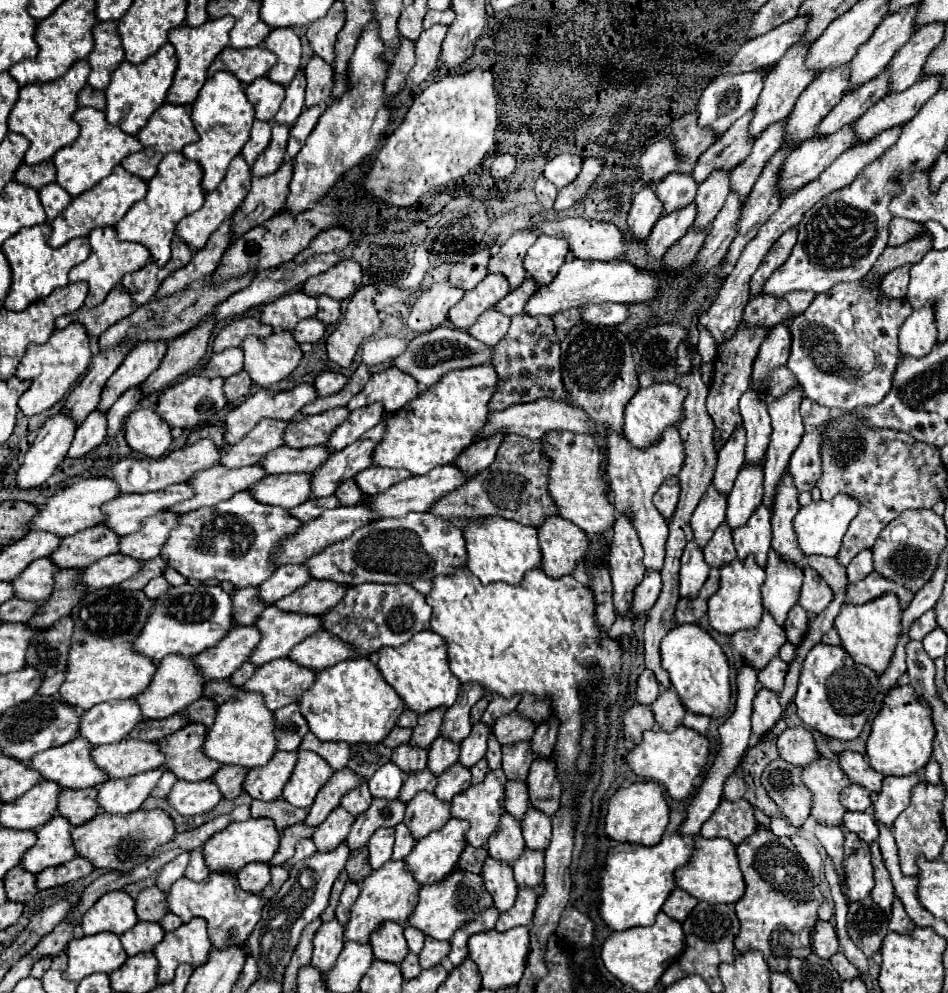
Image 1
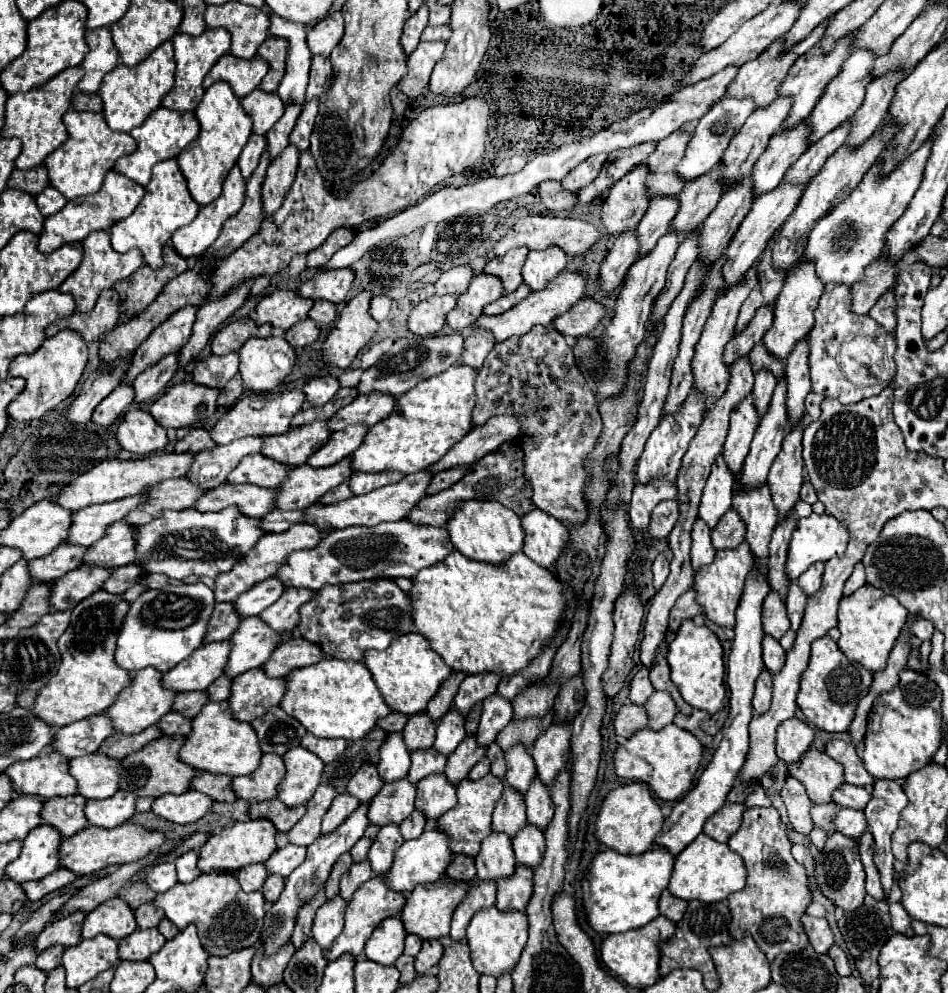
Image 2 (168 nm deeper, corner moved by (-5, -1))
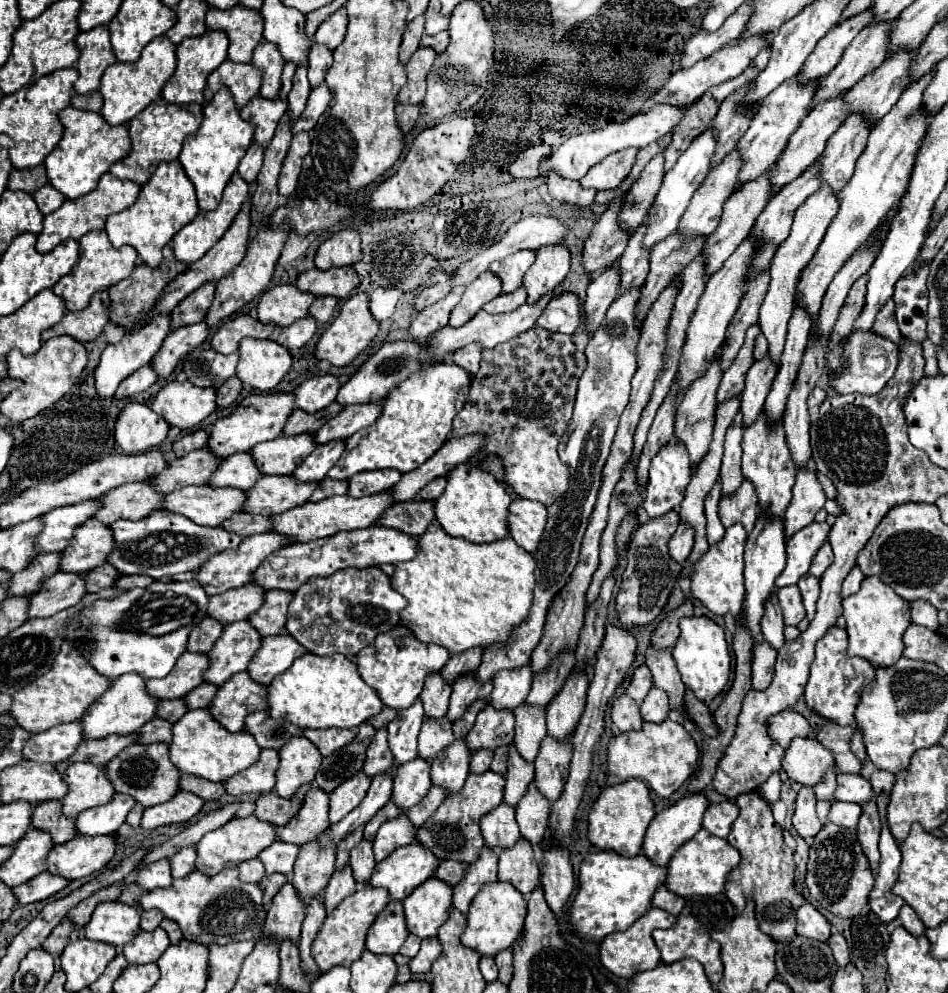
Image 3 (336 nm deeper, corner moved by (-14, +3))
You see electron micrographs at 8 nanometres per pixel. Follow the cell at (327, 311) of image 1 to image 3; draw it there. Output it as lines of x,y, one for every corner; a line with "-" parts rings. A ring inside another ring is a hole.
316,297
316,301
310,307
310,315
318,323
328,323
336,313
336,305
338,305
338,299
334,297

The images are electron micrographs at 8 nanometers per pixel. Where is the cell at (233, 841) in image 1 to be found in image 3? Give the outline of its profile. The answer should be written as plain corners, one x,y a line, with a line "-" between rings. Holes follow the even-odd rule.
254,815
244,817
244,819
234,817
232,821
228,821
220,829
210,831
200,839
200,843
196,845
196,851
198,851
196,869
206,875
220,873
226,867
236,867
242,861
258,857
258,853
262,853
262,849
270,847
274,841
276,841
276,827
270,825
268,821
260,821

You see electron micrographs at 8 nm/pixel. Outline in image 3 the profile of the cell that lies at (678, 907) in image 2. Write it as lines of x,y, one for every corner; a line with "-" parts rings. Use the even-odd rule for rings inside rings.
660,885
652,897
652,905
668,911
672,915
678,915
684,907
684,899
678,897
676,893
670,893
670,889
666,889
666,885

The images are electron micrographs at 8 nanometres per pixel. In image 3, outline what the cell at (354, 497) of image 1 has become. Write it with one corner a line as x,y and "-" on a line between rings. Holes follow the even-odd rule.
326,477
320,487
312,493
310,501
322,501
326,497
332,497
332,495
346,495
348,493
348,481
340,481
340,479
330,479

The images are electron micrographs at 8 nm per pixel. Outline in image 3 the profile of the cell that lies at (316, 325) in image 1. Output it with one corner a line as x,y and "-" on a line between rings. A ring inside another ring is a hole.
308,315
308,317
302,317
302,319
294,321
292,325
284,327
282,335
276,341
280,345
288,347
288,349
300,349
302,345
306,345
314,337
316,329
318,329
318,325
316,325
314,317

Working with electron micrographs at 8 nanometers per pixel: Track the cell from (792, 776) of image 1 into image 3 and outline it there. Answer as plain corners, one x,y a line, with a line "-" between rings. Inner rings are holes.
812,787
800,789
800,793
796,797
796,809
794,809
792,823
794,823
794,829
798,831
798,835
804,839
814,837
822,829
822,823
816,817
816,795
814,795

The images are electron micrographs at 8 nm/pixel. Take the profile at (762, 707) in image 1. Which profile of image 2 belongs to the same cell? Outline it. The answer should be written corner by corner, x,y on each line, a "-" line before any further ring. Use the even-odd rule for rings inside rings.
763,669
755,681
755,695
753,695
753,713
763,713
765,709
769,709
769,701
771,701
771,673
769,669

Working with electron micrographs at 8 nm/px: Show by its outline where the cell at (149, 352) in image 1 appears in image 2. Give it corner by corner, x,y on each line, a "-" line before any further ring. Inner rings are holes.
185,307
173,313
167,321
157,325
153,333
143,341
143,345
133,355
133,365
123,379
123,383
133,383
137,373
155,365
163,355
179,351
191,335
191,327
195,323
195,307

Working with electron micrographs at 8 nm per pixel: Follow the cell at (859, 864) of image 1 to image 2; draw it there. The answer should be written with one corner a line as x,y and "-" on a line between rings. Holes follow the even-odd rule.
833,833
827,837
823,849
815,857
815,887
833,901
833,905
841,907
843,911
855,911
863,905
865,899
865,871
859,861
857,841
849,839
841,833

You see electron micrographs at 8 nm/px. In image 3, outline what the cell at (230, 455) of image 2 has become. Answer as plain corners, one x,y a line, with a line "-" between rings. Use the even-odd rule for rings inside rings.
208,447
198,449
194,453
188,453
186,457
174,459
150,483
154,483
162,493
172,493
188,485
208,485
214,469
218,469
220,463
222,459
210,453

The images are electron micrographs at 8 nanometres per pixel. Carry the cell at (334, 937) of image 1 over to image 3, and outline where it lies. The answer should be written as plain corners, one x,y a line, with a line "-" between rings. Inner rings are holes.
346,865
342,871
334,871
322,899
324,899
324,907
326,913
332,913
346,897
350,897
354,891
358,889
354,877
352,877
352,869
350,865

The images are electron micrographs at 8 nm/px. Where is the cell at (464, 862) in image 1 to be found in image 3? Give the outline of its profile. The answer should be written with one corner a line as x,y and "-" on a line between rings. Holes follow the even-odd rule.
442,861
436,869
436,877
448,881
450,885
456,885
458,881
462,881
462,873
466,873
466,863
460,861

